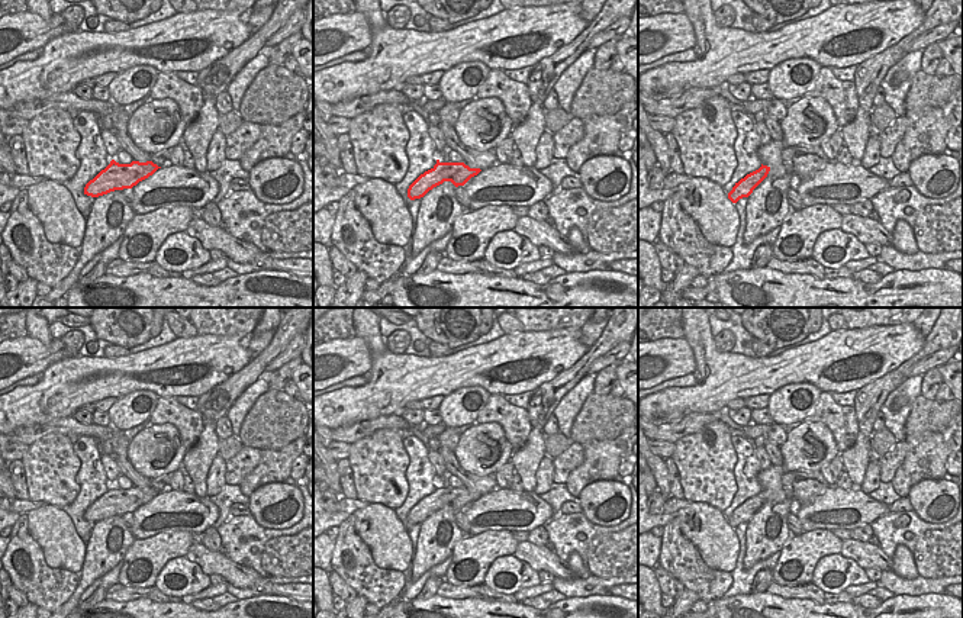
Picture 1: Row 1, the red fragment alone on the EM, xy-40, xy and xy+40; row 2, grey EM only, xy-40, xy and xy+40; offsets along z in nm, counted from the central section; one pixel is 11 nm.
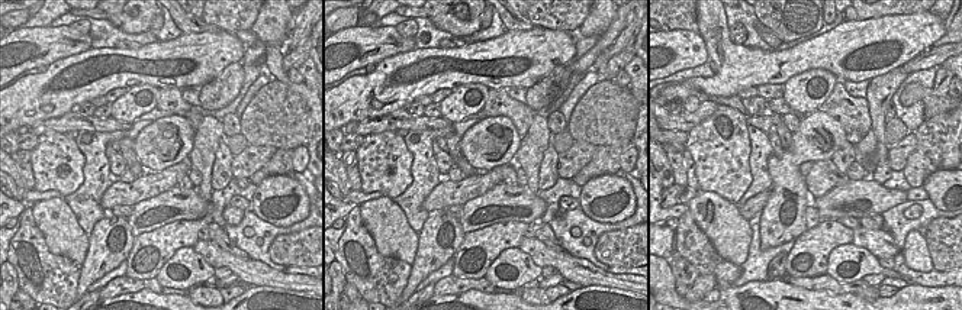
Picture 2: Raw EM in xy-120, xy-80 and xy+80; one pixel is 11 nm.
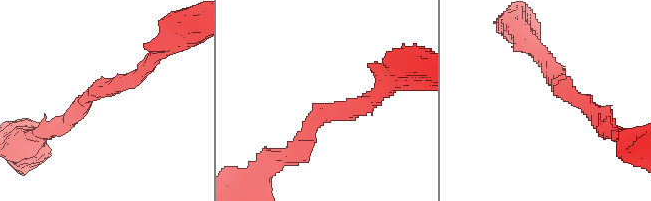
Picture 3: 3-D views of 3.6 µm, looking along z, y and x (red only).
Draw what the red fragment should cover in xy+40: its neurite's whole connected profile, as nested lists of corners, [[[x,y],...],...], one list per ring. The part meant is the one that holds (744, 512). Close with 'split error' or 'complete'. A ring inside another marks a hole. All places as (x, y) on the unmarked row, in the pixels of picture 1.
[[[761,489],[759,495],[747,499],[744,503],[735,508],[732,515],[728,518],[728,524],[732,528],[737,528],[740,524],[748,522],[753,515],[767,502],[769,496],[770,492]]]; complete

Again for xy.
[[[441,487],[421,499],[408,514],[408,522],[410,525],[423,522],[429,515],[451,506],[455,512],[464,511],[471,502],[477,500],[480,493],[470,493],[464,487]]]; complete

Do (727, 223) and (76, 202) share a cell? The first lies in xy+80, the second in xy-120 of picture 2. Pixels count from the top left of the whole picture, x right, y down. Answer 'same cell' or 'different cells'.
different cells

